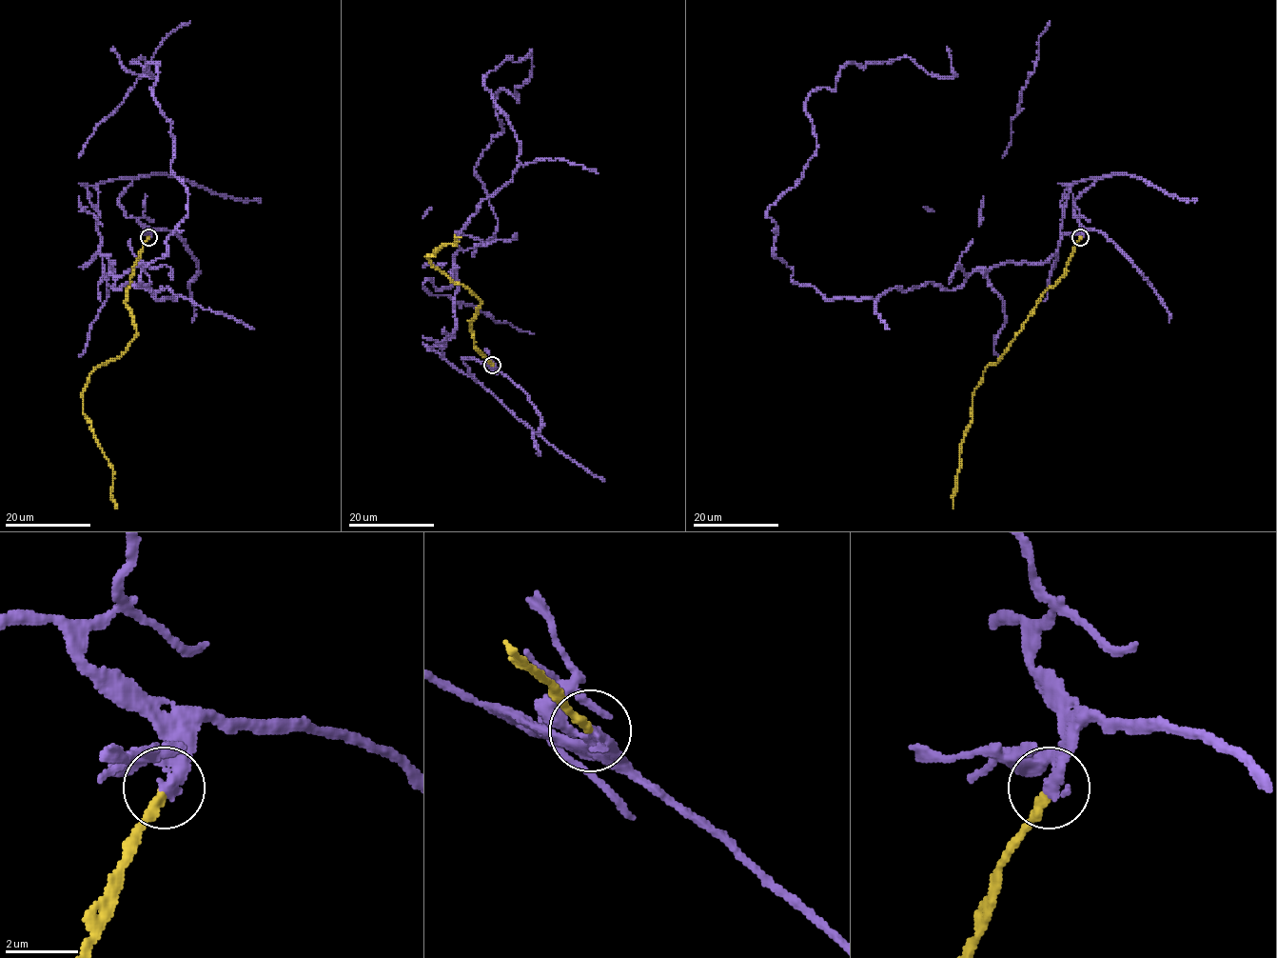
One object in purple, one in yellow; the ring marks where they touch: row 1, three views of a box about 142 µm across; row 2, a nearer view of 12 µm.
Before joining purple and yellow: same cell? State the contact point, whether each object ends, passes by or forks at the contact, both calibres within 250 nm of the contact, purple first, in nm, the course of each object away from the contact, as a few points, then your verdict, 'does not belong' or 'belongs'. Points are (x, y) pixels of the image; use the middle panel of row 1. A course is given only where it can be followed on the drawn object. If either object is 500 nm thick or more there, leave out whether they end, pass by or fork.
(492, 365) | purple passes by | yellow ends | 260/240 nm | purple via (493, 365), (442, 345), (461, 229), (519, 164), (484, 75), (531, 49), (475, 167), (496, 233), (456, 231) | yellow via (493, 365), (478, 349), (470, 327), (481, 302), (427, 258), (446, 244), (456, 244), (455, 238), (461, 238) | does not belong

